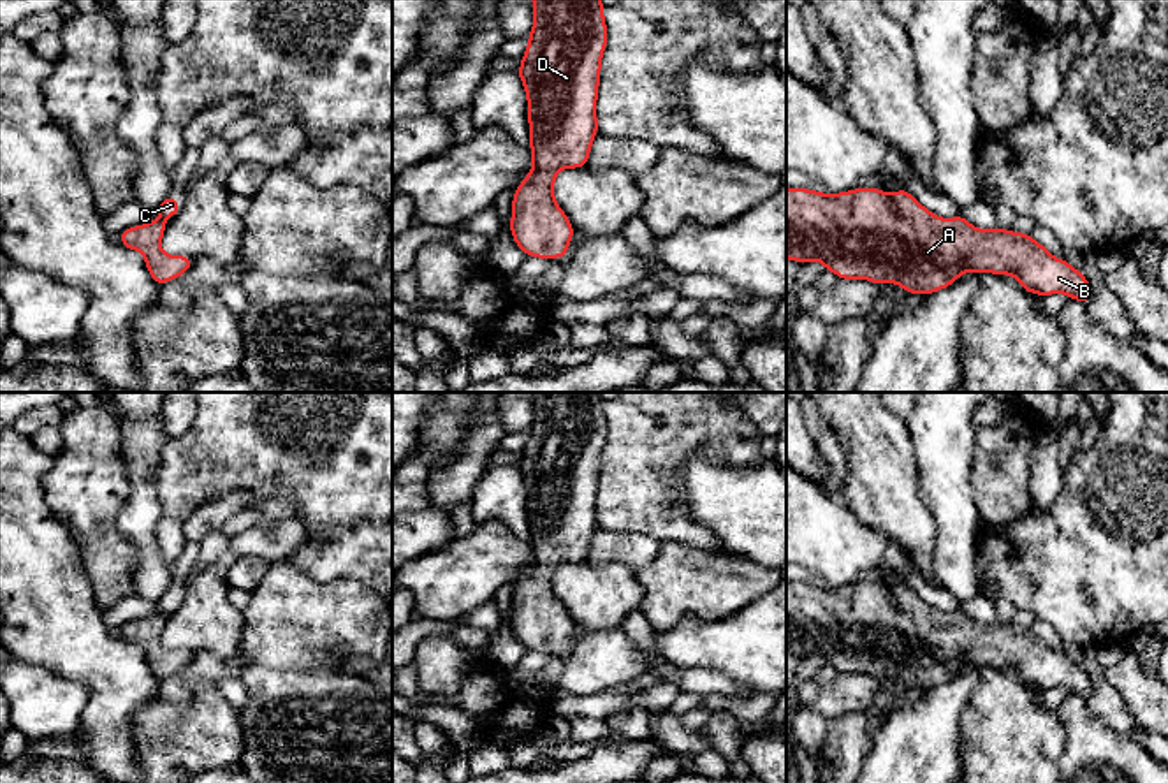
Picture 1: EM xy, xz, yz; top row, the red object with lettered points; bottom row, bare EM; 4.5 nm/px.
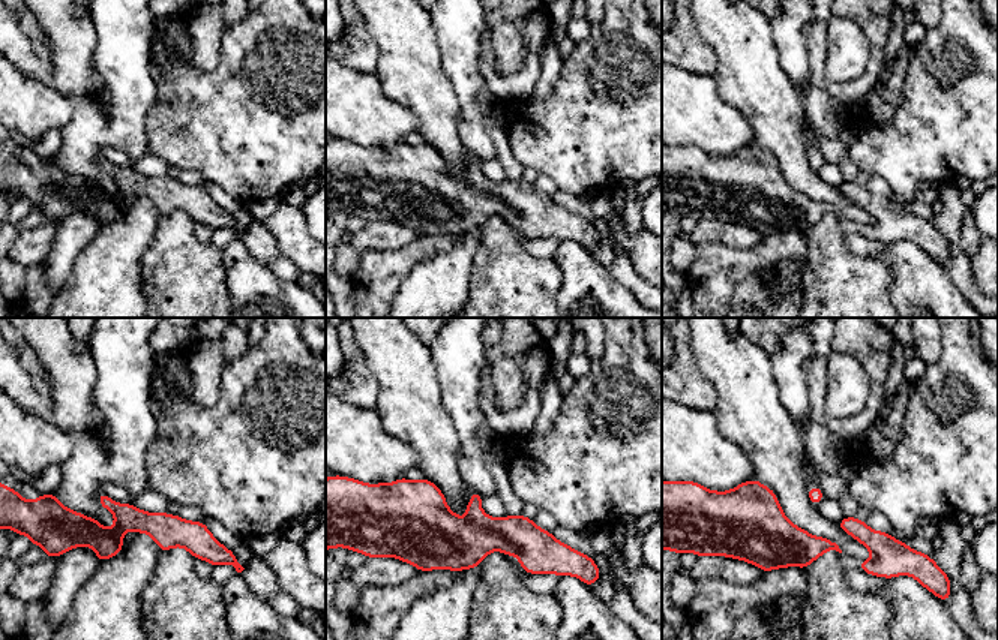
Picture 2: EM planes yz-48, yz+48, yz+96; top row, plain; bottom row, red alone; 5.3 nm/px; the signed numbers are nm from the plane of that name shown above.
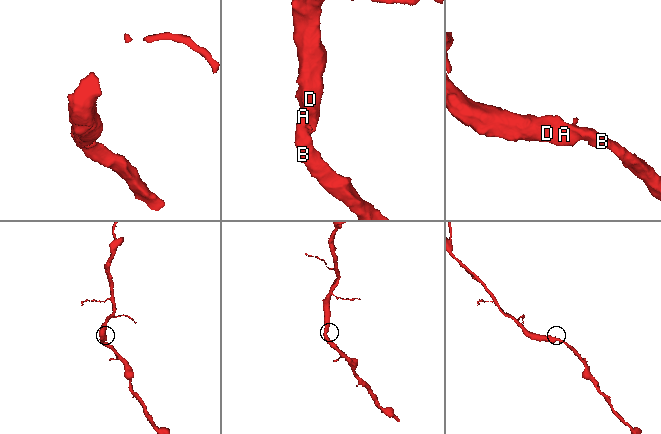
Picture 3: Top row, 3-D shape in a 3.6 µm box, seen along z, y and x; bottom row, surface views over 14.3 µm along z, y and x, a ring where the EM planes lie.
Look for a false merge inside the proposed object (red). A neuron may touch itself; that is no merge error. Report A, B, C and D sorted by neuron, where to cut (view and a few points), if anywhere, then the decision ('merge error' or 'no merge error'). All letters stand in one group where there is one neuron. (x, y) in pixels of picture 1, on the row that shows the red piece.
A B C D | no cut | no merge error

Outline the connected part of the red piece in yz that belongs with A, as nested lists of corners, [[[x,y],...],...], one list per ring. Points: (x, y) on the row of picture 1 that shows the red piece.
[[[786,188],[786,259],[807,264],[820,260],[825,271],[841,280],[895,283],[908,294],[927,296],[950,287],[967,271],[1010,274],[1029,294],[1041,297],[1066,294],[1087,304],[1092,287],[1068,260],[1054,257],[1031,234],[996,227],[985,231],[962,215],[939,218],[908,190],[887,194],[881,188],[853,188],[821,194],[809,188]]]

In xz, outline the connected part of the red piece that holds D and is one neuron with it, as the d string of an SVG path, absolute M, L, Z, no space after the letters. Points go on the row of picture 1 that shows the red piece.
M531 0L533 28L517 74L528 99L531 171L514 190L510 232L528 255L544 260L561 259L575 229L554 197L554 181L561 169L588 167L598 134L596 100L602 56L607 48L607 25L602 0Z

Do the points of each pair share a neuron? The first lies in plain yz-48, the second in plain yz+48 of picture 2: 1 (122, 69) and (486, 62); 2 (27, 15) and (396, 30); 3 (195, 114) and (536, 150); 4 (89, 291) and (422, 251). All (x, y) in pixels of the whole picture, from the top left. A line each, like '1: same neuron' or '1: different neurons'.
1: different neurons
2: different neurons
3: same neuron
4: different neurons

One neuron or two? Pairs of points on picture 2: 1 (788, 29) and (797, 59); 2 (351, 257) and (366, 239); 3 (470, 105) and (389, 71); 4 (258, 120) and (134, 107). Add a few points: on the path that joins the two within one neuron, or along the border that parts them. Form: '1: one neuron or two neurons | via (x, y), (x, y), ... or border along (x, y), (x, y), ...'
1: one neuron | via (790, 36), (793, 51)
2: two neurons | border along (350, 243), (359, 255)
3: two neurons | border along (441, 69), (450, 81), (458, 101), (459, 135)
4: two neurons | border along (149, 72), (156, 86), (146, 117), (149, 144)

